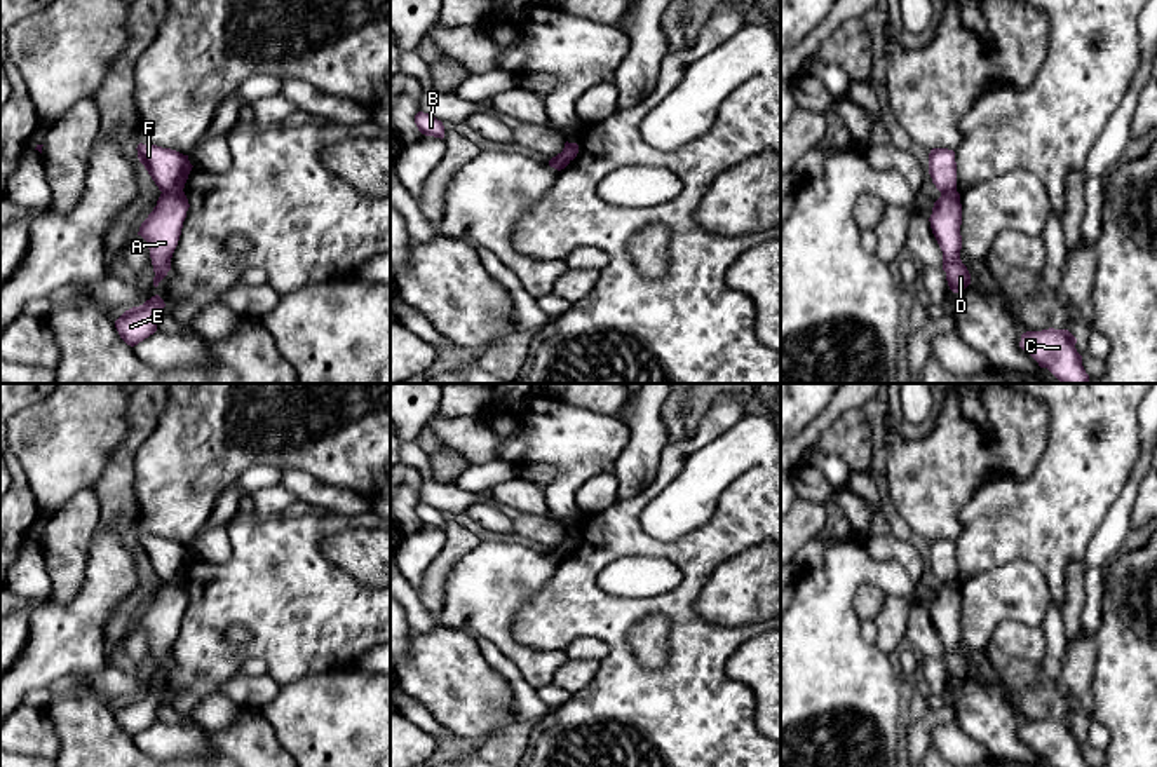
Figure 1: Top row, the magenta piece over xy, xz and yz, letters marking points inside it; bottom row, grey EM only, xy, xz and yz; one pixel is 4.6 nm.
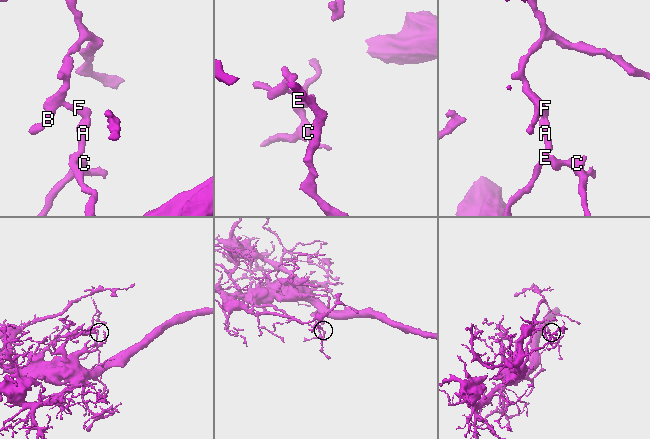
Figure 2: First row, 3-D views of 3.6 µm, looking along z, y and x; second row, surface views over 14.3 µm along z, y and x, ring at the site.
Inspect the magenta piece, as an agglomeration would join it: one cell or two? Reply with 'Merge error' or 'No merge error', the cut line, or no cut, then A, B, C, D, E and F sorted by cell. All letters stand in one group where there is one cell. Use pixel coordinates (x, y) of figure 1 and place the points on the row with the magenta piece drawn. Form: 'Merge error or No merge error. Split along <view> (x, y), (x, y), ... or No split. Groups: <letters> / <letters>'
Merge error. Split along xy (182, 189), (162, 192). Groups: A C D E / B F

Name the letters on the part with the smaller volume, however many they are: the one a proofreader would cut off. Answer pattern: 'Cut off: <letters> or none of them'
Cut off: B, F

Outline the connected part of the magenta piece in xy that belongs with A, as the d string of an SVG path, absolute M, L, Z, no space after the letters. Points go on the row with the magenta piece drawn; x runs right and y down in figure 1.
M183 190L162 192L157 206L139 227L138 235L148 242L155 288L171 270L171 258L178 246L188 207L190 204Z

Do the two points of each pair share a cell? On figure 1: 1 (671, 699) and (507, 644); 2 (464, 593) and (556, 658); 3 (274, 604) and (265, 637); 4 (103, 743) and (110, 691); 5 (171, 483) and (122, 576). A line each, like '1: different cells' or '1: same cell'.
1: different cells
2: same cell
3: same cell
4: different cells
5: different cells

